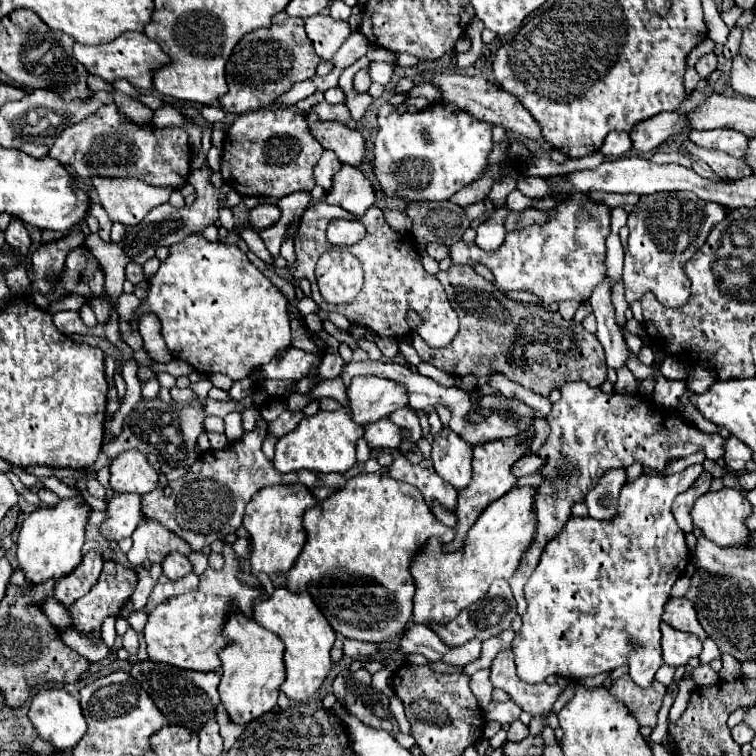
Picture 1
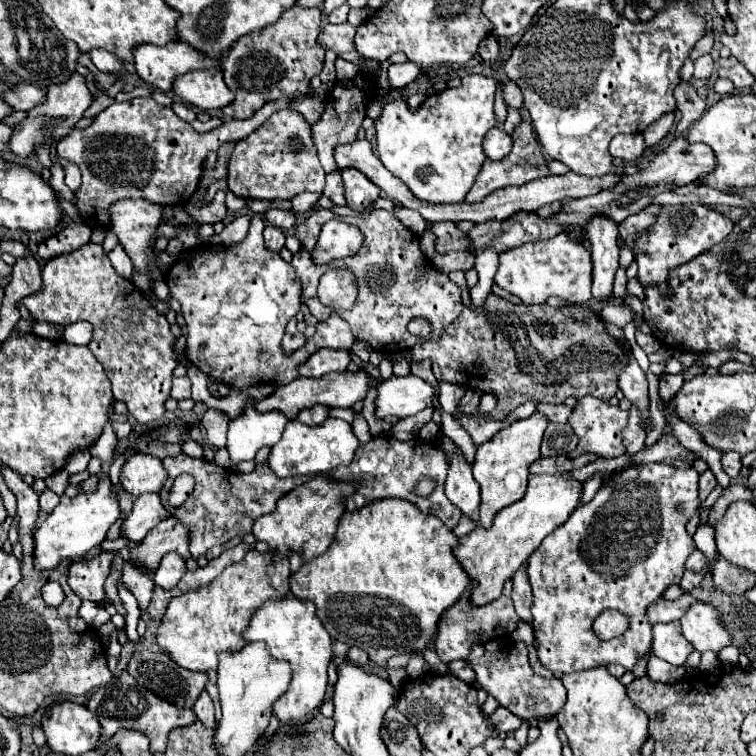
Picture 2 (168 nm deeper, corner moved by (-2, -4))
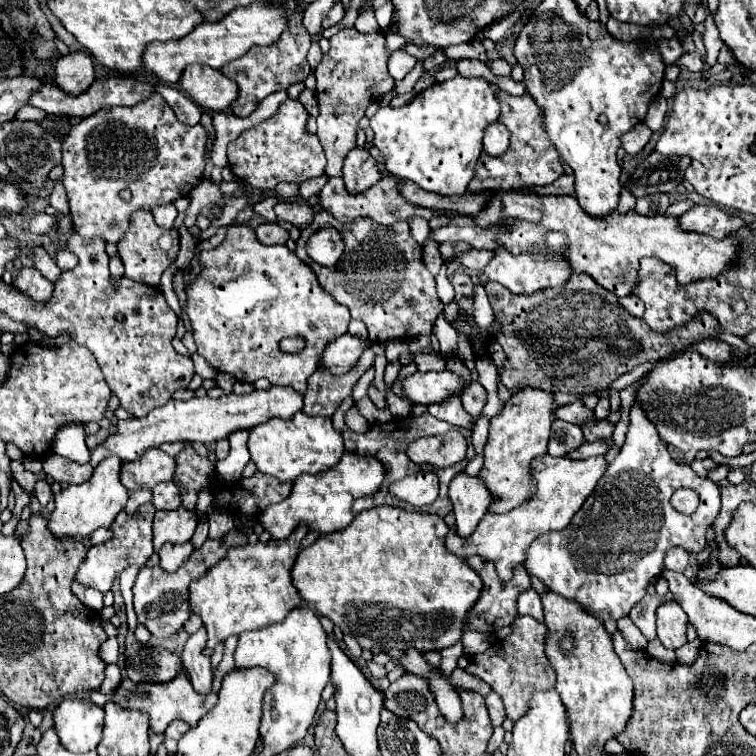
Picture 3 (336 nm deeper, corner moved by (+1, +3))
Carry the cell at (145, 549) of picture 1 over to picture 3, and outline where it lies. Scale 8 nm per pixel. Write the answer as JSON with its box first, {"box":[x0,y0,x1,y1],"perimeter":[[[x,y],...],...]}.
{"box":[153,508,197,552],"perimeter":[[[177,508],[171,512],[155,512],[153,518],[153,548],[155,552],[161,550],[165,542],[173,544],[185,544],[191,540],[195,526],[197,526],[197,514],[189,512],[185,508]]]}

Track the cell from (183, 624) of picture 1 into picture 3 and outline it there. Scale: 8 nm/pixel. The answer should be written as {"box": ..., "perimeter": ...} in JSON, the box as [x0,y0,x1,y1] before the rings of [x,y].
{"box":[189,524,307,656],"perimeter":[[[299,524],[285,540],[231,548],[217,566],[189,586],[189,612],[203,620],[209,636],[205,656],[211,656],[215,646],[229,636],[239,636],[241,632],[257,630],[283,620],[289,610],[303,602],[291,584],[289,572],[299,554],[299,544],[307,532],[307,524]]]}

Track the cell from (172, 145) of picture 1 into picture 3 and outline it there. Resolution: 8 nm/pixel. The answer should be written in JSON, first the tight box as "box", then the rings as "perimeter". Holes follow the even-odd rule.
{"box":[61,92,205,244],"perimeter":[[[153,92],[145,104],[135,104],[133,108],[101,108],[101,112],[83,118],[63,136],[61,162],[65,168],[63,184],[69,198],[75,232],[85,238],[101,236],[105,242],[117,244],[129,226],[129,216],[133,210],[153,210],[155,206],[187,196],[203,178],[205,138],[205,128],[200,123],[187,126],[179,122],[159,92]],[[121,190],[131,190],[129,202],[119,196]]]}

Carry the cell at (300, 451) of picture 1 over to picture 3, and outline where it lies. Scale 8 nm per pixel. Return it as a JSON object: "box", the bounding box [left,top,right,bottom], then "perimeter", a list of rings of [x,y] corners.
{"box":[249,412,345,480],"perimeter":[[[297,412],[291,420],[271,418],[249,432],[249,452],[251,460],[257,464],[257,468],[263,474],[275,476],[279,480],[295,480],[301,474],[317,474],[323,470],[333,468],[345,448],[343,448],[343,436],[333,428],[331,418],[325,416],[307,416],[305,412]]]}

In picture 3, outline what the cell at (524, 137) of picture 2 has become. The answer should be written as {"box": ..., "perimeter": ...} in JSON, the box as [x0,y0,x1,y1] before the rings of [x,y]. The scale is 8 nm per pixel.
{"box":[467,92,563,192],"perimeter":[[[507,92],[497,94],[501,102],[501,114],[499,122],[504,124],[510,132],[509,150],[503,154],[503,162],[507,164],[508,170],[505,176],[491,178],[487,170],[477,170],[473,180],[469,182],[467,190],[469,192],[479,192],[479,190],[519,190],[525,186],[535,186],[535,184],[551,184],[563,174],[563,164],[559,162],[559,154],[551,140],[547,138],[545,130],[541,128],[541,108],[533,102],[529,94],[523,96],[511,96]]]}

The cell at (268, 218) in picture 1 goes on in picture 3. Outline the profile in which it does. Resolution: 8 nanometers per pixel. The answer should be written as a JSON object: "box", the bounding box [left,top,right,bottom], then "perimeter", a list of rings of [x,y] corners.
{"box":[275,202,313,228],"perimeter":[[[277,202],[275,204],[275,214],[281,222],[291,222],[297,228],[307,226],[313,220],[313,210],[307,204],[299,204],[299,202]]]}

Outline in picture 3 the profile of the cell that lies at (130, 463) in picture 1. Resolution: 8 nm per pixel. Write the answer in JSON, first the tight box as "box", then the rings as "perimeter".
{"box":[121,448,175,490],"perimeter":[[[149,448],[141,456],[141,460],[125,462],[121,466],[121,484],[127,490],[139,490],[139,488],[153,488],[159,482],[173,480],[175,474],[175,460],[161,452],[159,448]]]}

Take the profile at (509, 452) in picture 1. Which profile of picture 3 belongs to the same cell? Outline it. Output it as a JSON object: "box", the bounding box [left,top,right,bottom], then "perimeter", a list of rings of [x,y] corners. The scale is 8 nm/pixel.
{"box":[479,388,557,512],"perimeter":[[[523,388],[515,396],[511,396],[497,418],[489,424],[489,438],[485,444],[485,460],[479,470],[479,478],[485,482],[491,492],[489,512],[509,512],[519,506],[533,492],[533,482],[529,476],[529,462],[547,452],[547,440],[551,432],[551,422],[555,420],[553,410],[557,404],[553,402],[549,392]]]}

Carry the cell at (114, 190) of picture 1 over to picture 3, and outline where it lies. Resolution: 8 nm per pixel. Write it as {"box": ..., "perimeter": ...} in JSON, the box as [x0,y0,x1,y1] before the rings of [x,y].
{"box":[117,212,179,286],"perimeter":[[[133,212],[133,224],[129,224],[129,232],[125,234],[125,240],[119,240],[117,244],[127,278],[149,286],[159,286],[161,274],[175,262],[179,252],[179,236],[173,234],[173,242],[159,242],[161,236],[163,236],[163,228],[155,224],[151,212]]]}

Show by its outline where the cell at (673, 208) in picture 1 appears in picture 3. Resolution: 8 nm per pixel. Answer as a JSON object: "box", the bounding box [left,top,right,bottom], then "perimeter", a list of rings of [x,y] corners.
{"box":[679,204,745,240],"perimeter":[[[695,204],[691,210],[679,216],[679,222],[681,228],[685,228],[685,232],[707,234],[719,240],[745,226],[745,222],[739,216],[731,216],[717,206],[705,206],[705,204]]]}

